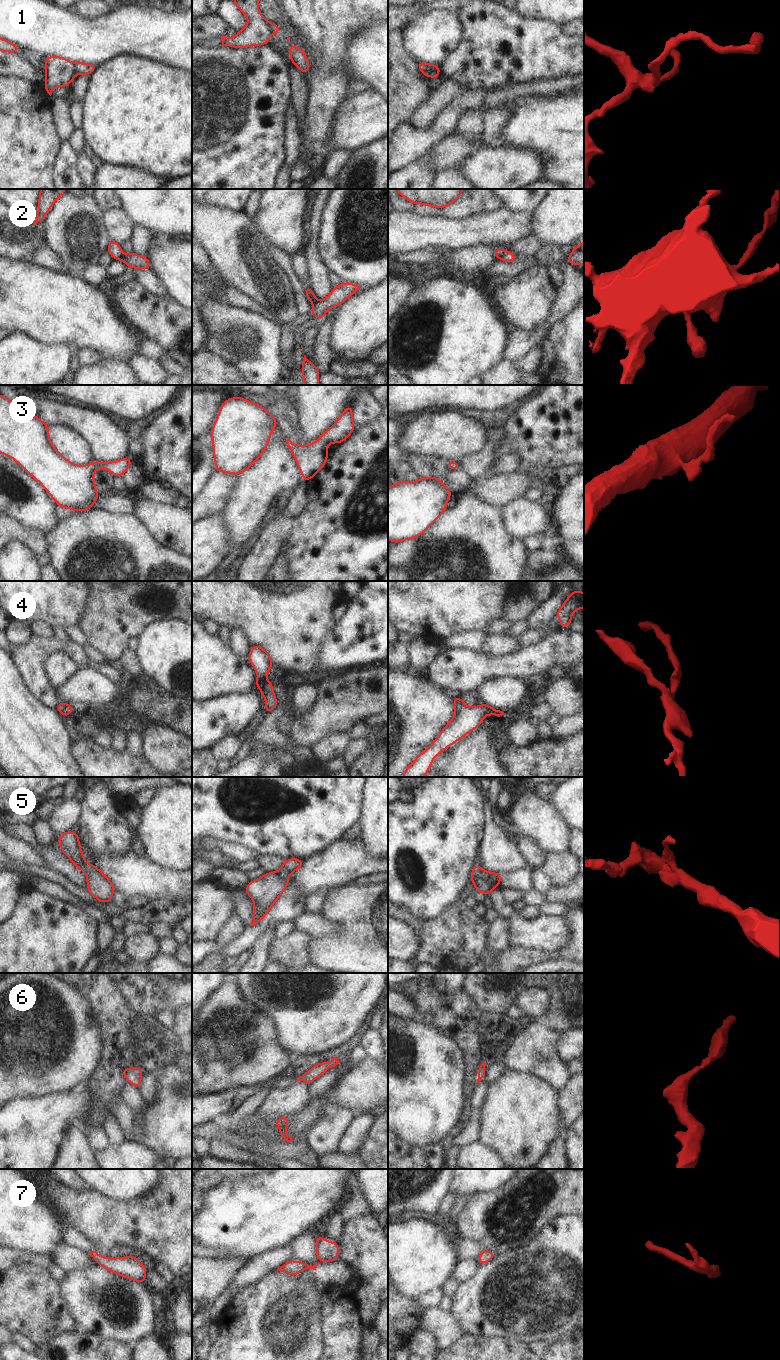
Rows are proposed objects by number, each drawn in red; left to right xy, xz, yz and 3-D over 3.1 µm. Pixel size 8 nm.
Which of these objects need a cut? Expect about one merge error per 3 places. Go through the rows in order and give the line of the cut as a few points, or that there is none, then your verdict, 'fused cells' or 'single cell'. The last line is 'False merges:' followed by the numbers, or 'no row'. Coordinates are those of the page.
1: cut yz (428, 63), (428, 68), (422, 72); fused cells
2: cut yz (506, 251), (499, 258); fused cells
3: cut none; single cell
4: cut none; single cell
5: cut yz (480, 868), (478, 875), (482, 879), (489, 880); fused cells
6: cut none; single cell
7: cut none; single cell
False merges: 1, 2, 5

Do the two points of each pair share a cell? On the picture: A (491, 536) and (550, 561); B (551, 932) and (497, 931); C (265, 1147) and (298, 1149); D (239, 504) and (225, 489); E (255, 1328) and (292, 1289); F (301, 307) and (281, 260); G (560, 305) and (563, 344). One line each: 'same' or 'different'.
A: different
B: different
C: same
D: different
E: same
F: same
G: different

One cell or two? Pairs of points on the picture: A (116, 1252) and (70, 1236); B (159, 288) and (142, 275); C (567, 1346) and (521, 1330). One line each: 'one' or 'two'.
A: one
B: one
C: two

